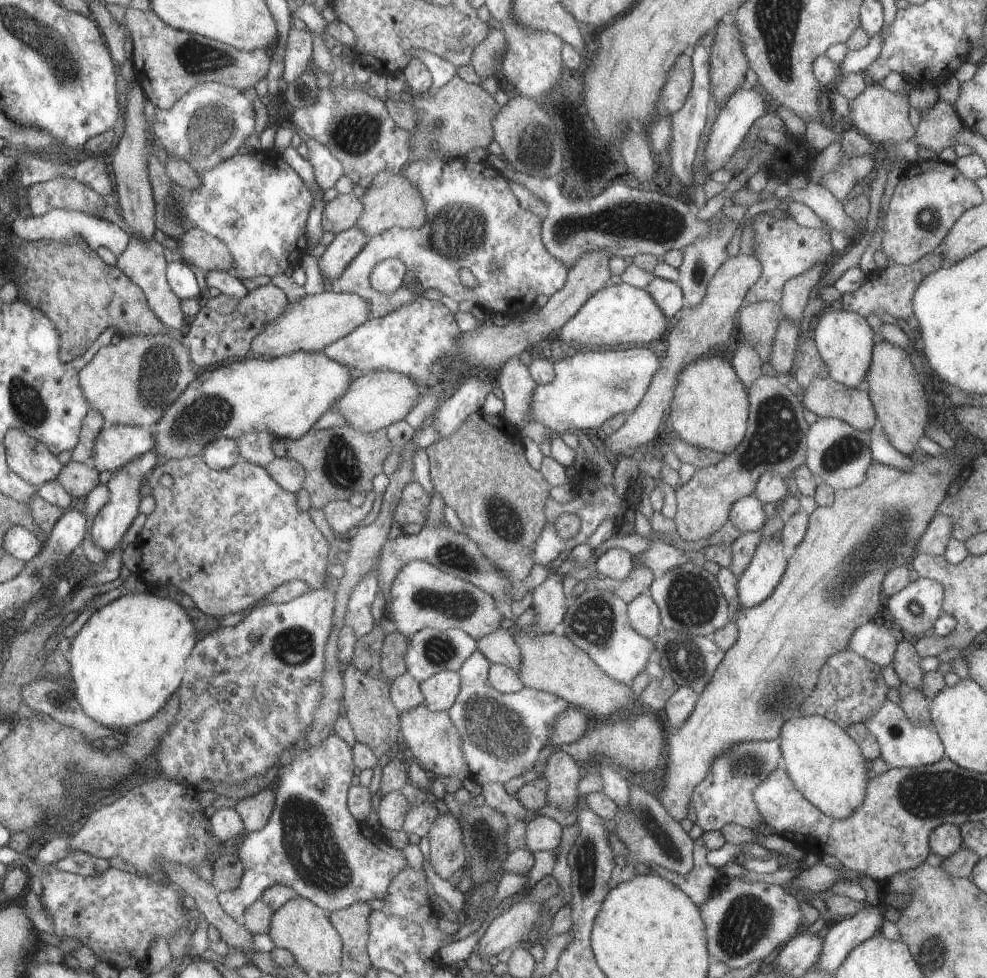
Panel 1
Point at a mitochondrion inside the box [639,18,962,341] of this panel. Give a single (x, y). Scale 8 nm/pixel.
(929, 218)

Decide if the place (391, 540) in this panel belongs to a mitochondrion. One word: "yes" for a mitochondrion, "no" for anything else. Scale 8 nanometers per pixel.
no

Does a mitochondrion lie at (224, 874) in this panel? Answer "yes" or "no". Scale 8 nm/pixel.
no

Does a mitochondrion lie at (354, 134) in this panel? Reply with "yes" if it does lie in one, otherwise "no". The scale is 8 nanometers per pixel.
yes

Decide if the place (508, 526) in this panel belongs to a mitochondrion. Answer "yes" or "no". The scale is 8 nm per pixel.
yes

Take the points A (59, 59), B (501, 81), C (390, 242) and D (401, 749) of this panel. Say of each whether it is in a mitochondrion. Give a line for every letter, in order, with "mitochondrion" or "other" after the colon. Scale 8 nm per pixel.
A: mitochondrion
B: other
C: other
D: other

